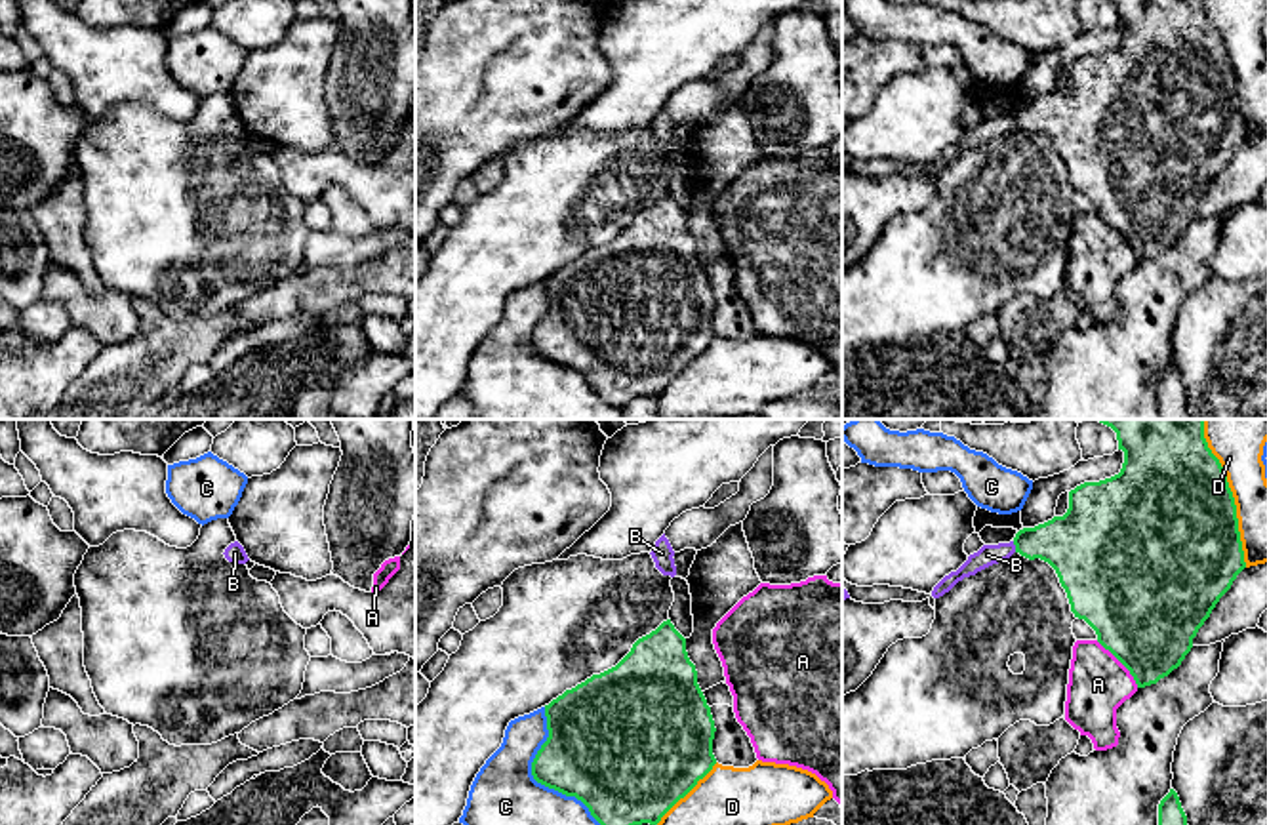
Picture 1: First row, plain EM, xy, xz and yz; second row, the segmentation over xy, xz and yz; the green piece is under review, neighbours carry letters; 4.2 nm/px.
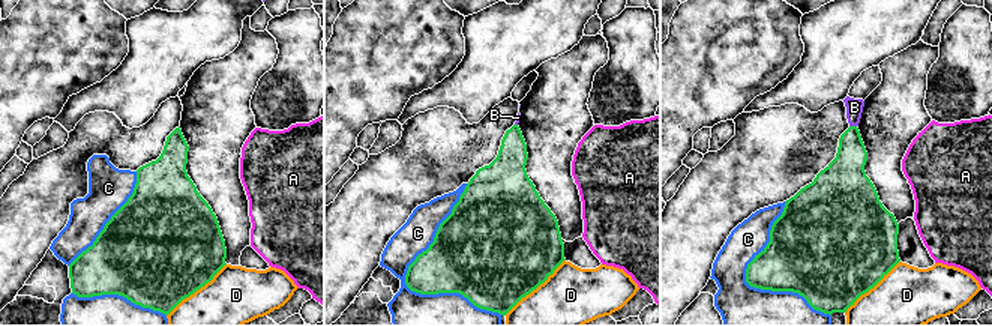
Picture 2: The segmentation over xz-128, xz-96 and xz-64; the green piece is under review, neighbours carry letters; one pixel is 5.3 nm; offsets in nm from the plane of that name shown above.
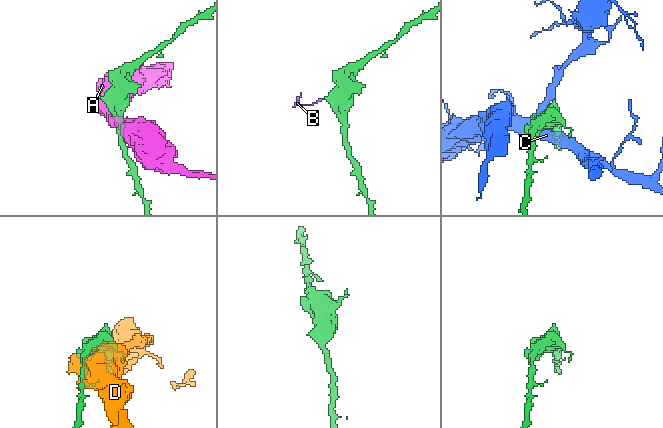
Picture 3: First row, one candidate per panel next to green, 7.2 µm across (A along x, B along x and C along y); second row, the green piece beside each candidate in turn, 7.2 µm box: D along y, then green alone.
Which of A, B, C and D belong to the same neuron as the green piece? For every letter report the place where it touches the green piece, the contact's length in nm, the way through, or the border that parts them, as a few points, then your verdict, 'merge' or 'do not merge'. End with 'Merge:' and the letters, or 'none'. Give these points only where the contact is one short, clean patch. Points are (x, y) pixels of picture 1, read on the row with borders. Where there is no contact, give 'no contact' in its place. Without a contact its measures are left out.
A: contact yz (1121, 662); length 260 nm; do not merge
B: contact yz (1016, 547); length 50 nm; border yz (1012, 542), (1016, 551); do not merge
C: contact xz (534, 778); length 550 nm; do not merge
D: contact yz (1231, 494); length 650 nm; do not merge
Merge: none

